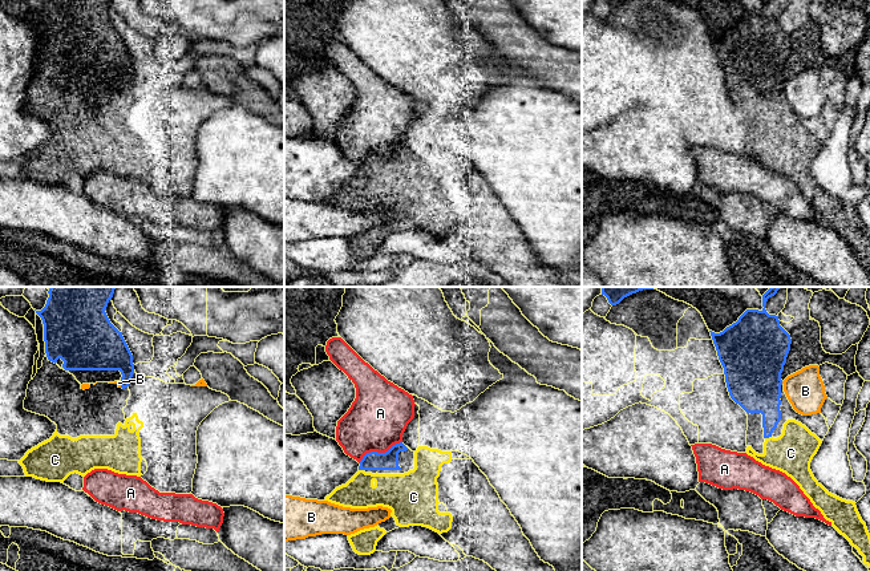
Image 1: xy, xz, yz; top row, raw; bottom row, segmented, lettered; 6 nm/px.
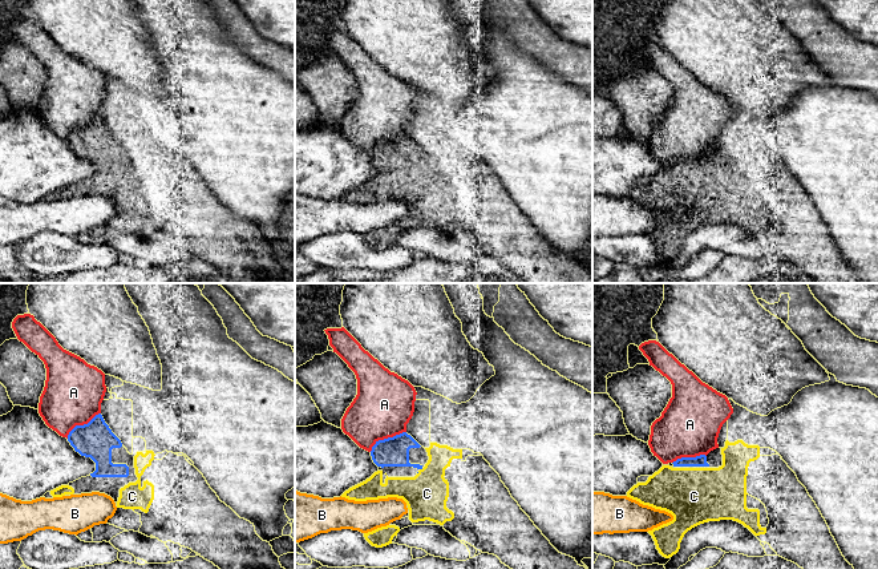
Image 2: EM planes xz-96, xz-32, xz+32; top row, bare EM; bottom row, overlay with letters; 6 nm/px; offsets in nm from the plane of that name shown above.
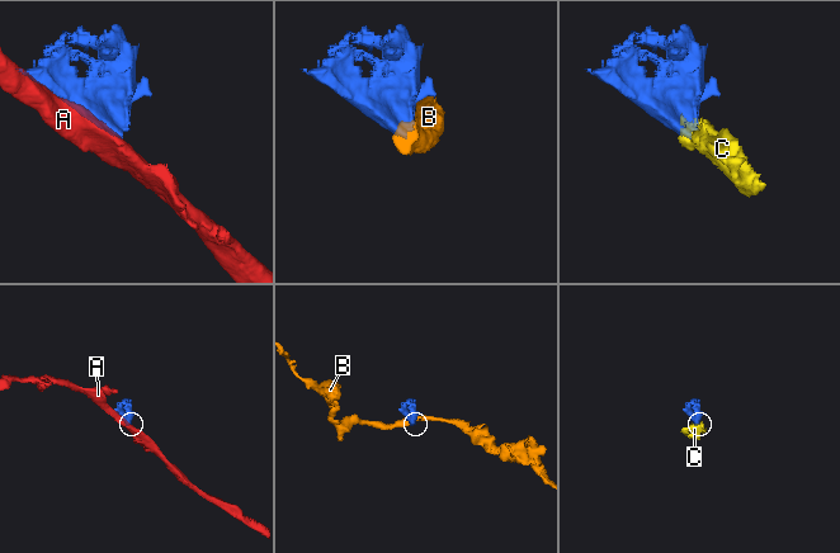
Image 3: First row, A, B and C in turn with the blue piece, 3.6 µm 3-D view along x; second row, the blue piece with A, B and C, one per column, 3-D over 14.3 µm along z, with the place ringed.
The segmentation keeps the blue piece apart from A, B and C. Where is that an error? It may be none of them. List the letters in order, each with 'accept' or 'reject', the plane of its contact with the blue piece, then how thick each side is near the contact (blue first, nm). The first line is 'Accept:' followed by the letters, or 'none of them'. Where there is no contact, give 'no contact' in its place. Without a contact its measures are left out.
Accept: C
A: reject; contact in xz; calibres 110 and 360 nm
B: reject; contact in xy; calibres 280 and 20 nm
C: accept; contact in yz; calibres 190 and 260 nm

